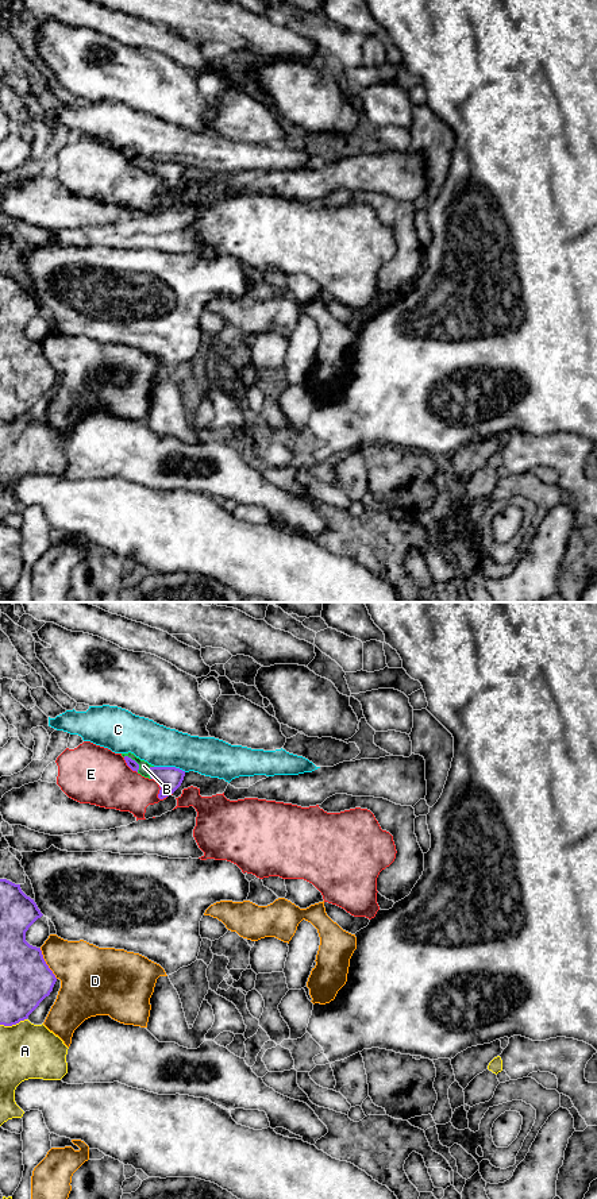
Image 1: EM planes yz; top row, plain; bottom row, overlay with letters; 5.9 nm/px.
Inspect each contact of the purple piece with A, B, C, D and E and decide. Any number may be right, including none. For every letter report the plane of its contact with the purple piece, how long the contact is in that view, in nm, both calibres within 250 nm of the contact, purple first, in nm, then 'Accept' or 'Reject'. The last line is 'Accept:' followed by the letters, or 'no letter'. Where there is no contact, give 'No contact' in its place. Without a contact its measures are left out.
A: Touches purple in yz. Shared border 170 nm. Thickness 280 nm (purple) against 320 nm. Reject
B: Touches purple in yz. Shared border 130 nm. Thickness 60 nm (purple) against 60 nm. Accept
C: Touches purple in yz. Shared border 190 nm. Thickness 140 nm (purple) against 240 nm. Reject
D: Touches purple in yz. Shared border 220 nm. Thickness 300 nm (purple) against 320 nm. Reject
E: Touches purple in yz. Shared border 150 nm. Thickness 140 nm (purple) against 260 nm. Reject
Accept: B

